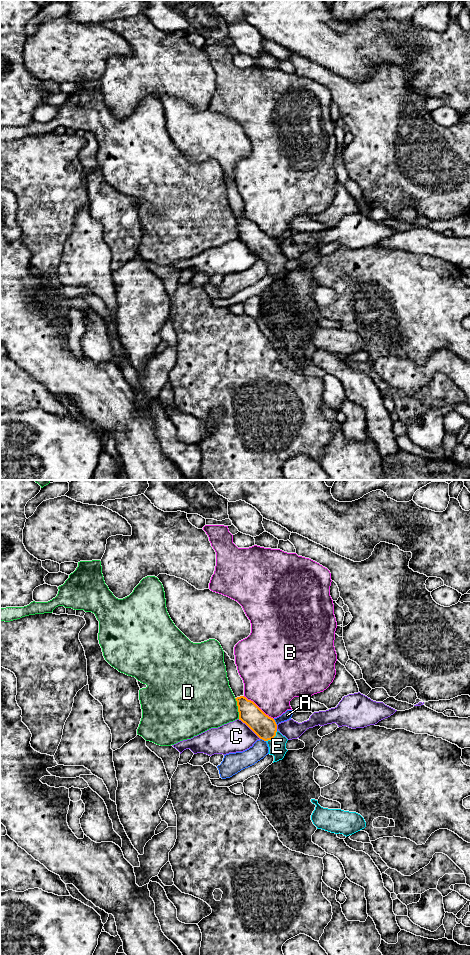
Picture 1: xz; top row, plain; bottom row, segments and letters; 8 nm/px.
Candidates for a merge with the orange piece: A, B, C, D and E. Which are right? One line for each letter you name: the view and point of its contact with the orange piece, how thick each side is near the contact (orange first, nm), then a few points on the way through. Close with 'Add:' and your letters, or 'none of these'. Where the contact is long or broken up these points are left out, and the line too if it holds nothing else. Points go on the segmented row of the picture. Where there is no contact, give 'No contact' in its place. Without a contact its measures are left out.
E: Touches orange at xz (272, 738). Thickness 190 nm (orange) against 140 nm. Path across: xz (265, 727), (272, 738), (277, 743), (277, 746)
Add: E

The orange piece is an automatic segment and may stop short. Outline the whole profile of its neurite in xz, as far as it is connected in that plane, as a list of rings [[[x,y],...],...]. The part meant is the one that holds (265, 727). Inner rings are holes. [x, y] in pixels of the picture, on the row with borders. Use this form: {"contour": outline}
{"contour": [[[244,696],[235,698],[237,701],[239,720],[245,723],[260,739],[267,742],[270,755],[274,756],[274,762],[282,760],[288,751],[286,743],[288,739],[277,730],[275,720],[266,715],[253,701],[248,700]]]}

